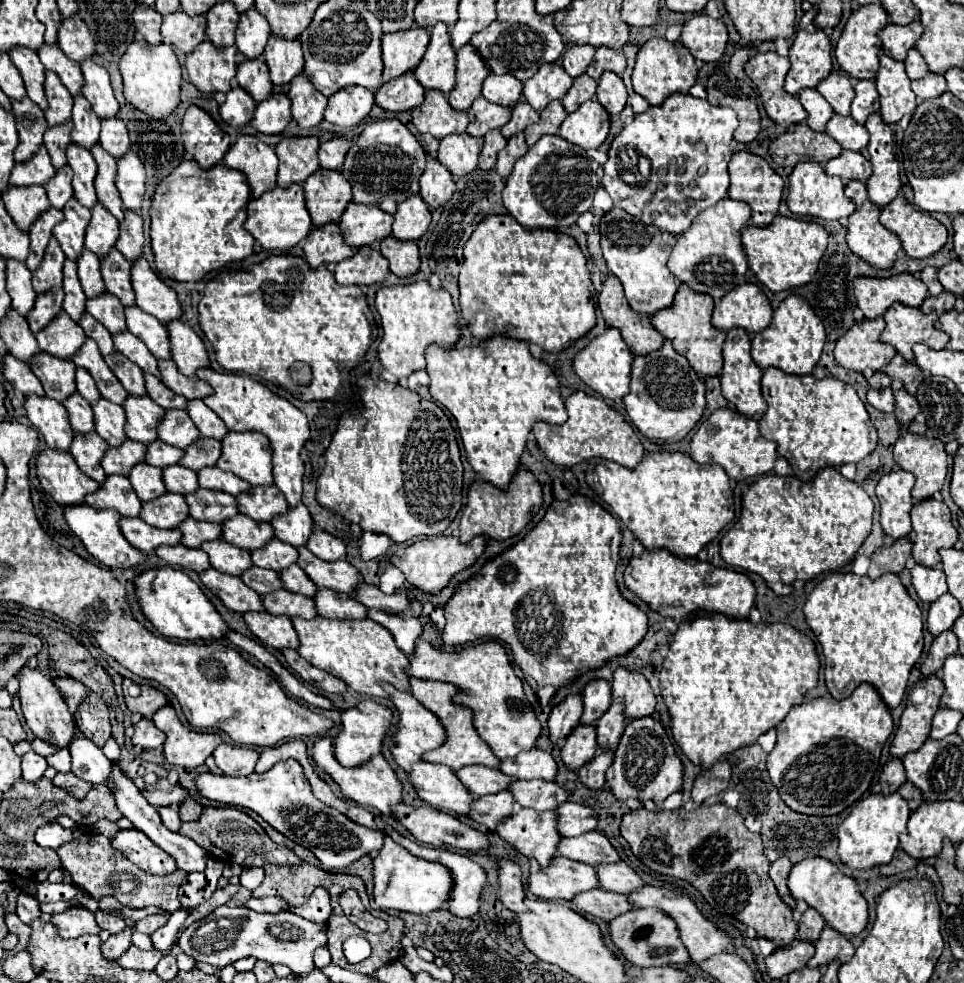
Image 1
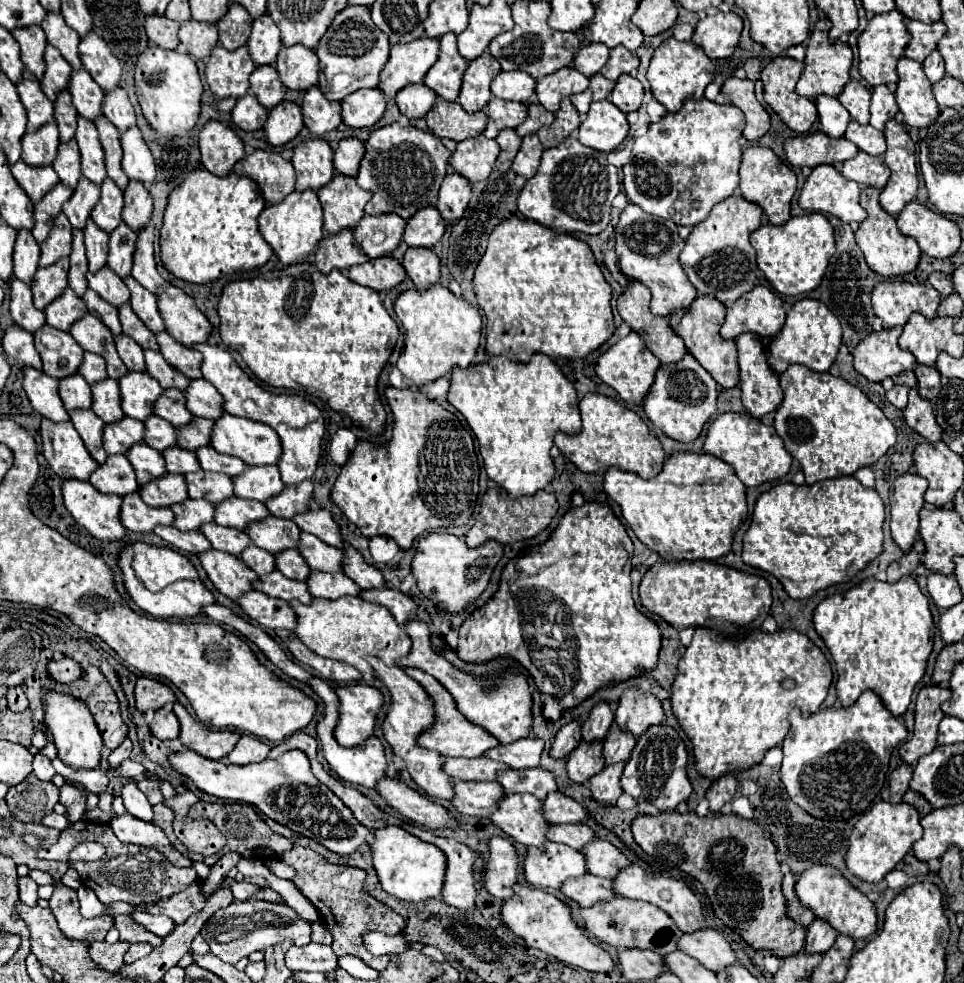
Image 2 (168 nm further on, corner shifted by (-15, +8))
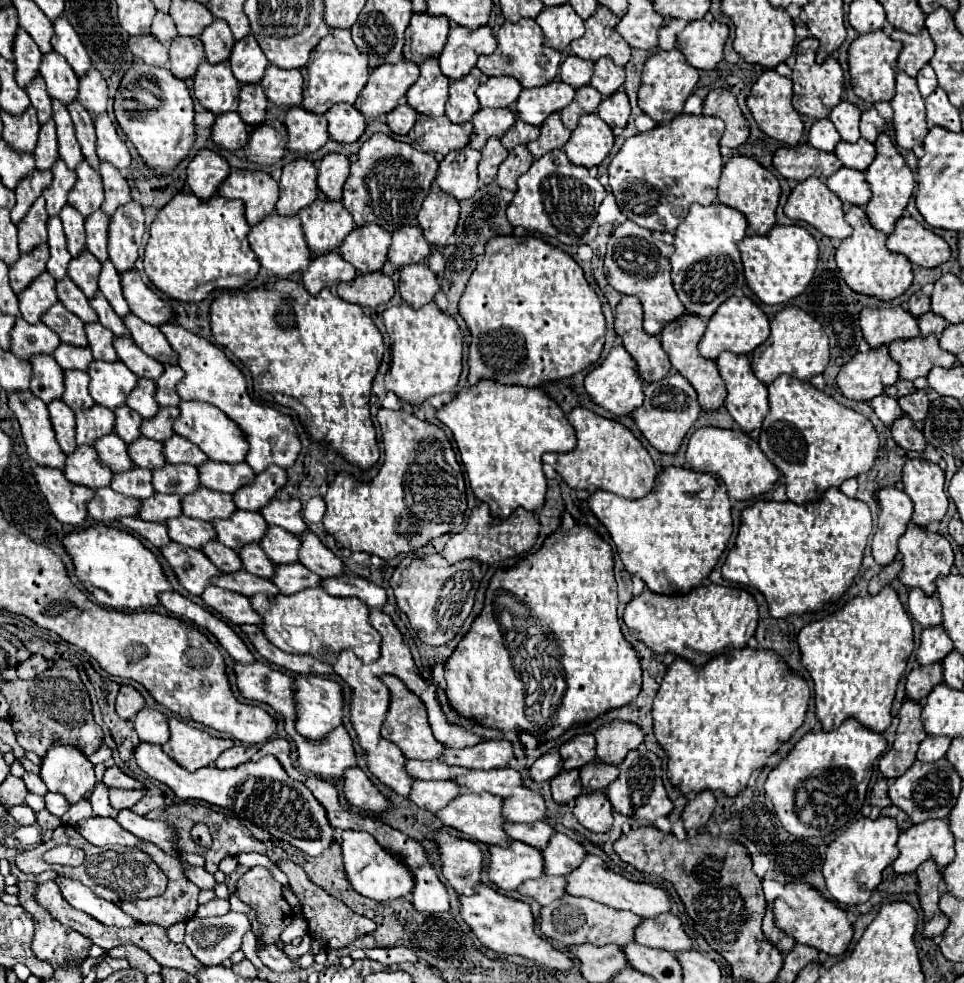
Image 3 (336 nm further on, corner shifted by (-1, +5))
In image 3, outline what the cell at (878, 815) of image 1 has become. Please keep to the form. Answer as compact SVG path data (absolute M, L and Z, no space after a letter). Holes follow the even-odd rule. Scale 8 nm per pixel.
M880 816L876 820L860 818L850 828L846 828L828 848L824 860L824 878L826 888L838 904L854 906L870 898L872 890L880 884L882 872L898 858L898 826L892 818Z

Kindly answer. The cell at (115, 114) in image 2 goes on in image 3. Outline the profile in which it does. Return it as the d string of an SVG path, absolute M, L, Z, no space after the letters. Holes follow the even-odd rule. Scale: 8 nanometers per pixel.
M94 68L86 72L86 76L80 78L78 84L78 102L92 114L98 116L106 112L106 102L108 102L108 86L102 74L98 74Z

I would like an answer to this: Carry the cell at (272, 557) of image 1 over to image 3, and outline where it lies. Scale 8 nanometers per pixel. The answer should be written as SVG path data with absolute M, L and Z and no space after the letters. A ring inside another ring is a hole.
M246 510L234 512L230 520L212 520L212 526L216 530L218 542L232 550L240 550L244 544L250 542L260 542L268 528L268 524L262 520L258 512Z

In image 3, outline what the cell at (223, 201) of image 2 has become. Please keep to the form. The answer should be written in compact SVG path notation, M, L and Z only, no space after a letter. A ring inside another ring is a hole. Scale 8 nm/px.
M176 194L156 216L150 228L150 240L144 254L144 270L150 282L172 300L200 302L212 290L242 290L258 274L258 258L250 252L246 236L250 224L244 218L244 206L240 200L226 200L214 196L210 202L200 202L194 194Z

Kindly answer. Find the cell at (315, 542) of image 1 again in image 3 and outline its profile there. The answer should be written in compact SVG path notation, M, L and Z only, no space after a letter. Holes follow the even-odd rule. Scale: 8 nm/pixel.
M272 498L266 506L262 506L262 510L258 510L262 514L262 518L272 526L280 526L296 536L300 536L306 530L306 522L302 520L302 504L298 498L290 498L290 500L278 500Z

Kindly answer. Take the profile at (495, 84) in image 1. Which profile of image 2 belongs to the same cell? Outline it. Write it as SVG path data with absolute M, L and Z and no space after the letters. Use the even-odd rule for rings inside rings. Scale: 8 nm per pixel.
M502 71L492 81L492 93L506 101L526 103L530 99L530 95L534 93L534 85L536 85L536 81L532 77L528 77L528 73Z

